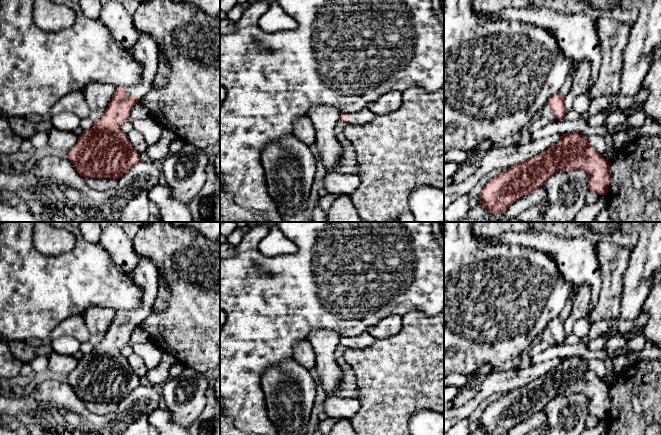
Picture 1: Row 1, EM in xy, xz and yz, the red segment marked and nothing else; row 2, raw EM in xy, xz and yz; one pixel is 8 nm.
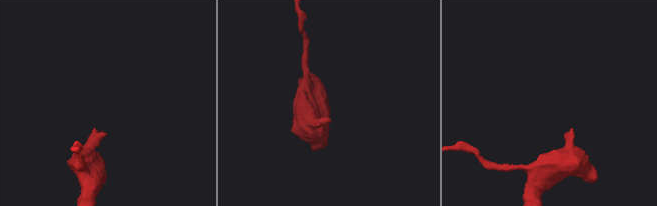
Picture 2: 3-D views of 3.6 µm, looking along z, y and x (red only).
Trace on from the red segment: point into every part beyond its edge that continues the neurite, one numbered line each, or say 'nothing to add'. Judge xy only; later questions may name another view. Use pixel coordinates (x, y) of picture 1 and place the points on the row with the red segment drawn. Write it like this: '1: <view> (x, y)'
1: xy (145, 51)

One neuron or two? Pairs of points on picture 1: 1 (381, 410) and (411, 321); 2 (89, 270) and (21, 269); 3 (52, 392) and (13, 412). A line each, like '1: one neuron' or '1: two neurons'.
1: one neuron
2: one neuron
3: one neuron

